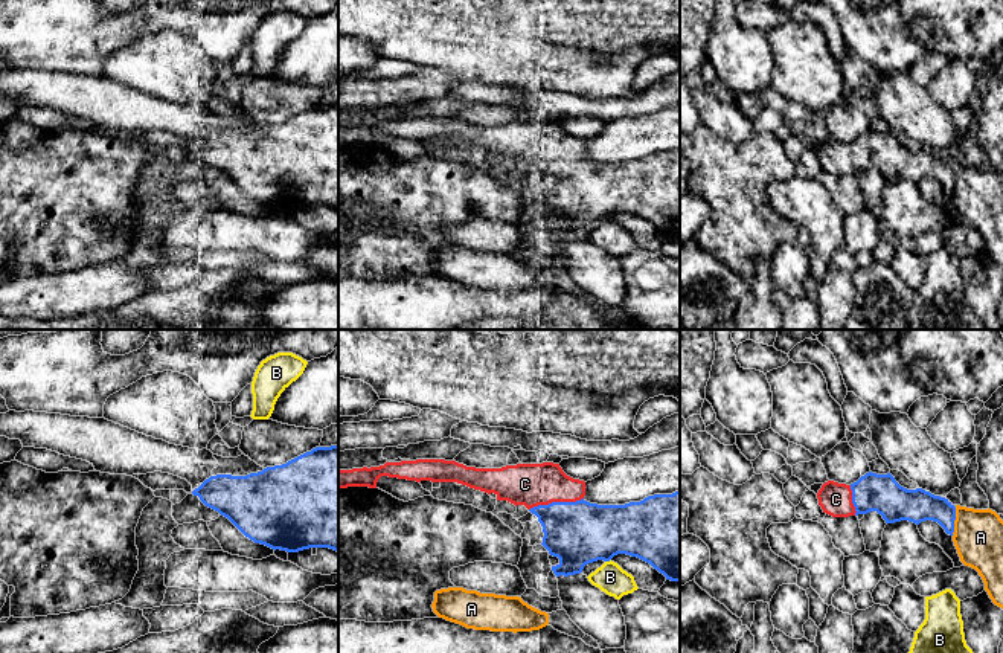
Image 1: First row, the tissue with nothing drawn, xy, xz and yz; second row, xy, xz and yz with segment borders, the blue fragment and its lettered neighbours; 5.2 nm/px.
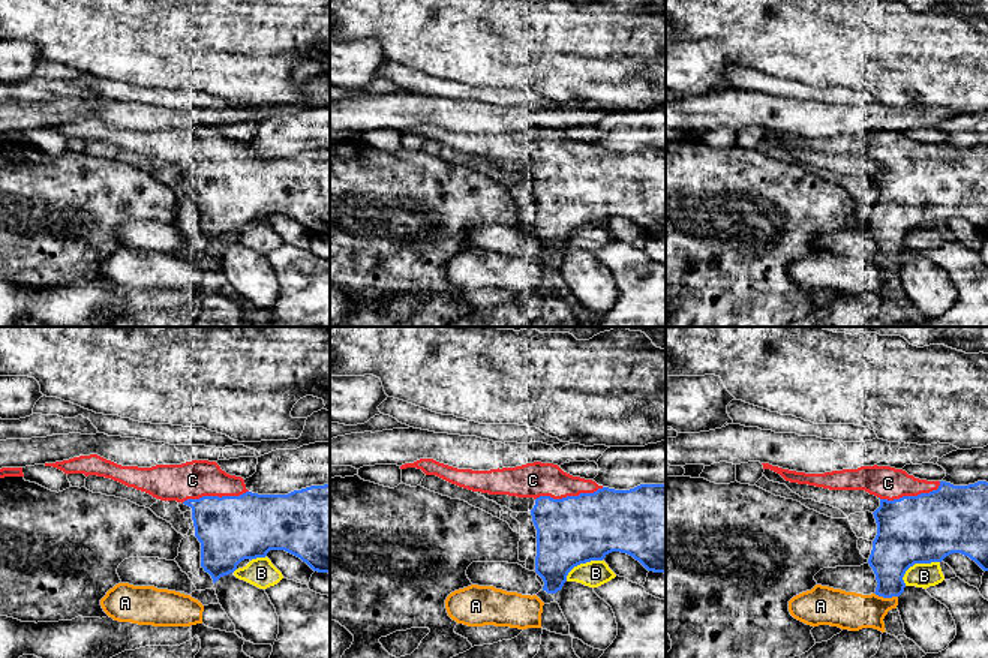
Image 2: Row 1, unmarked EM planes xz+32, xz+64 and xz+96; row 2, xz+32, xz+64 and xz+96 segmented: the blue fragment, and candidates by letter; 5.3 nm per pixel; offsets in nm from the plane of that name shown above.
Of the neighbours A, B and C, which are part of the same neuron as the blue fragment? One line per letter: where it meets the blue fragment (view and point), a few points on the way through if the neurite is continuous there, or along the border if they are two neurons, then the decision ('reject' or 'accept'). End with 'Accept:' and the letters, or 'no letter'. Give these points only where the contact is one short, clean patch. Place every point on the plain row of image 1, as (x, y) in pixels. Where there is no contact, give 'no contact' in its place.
A: contact yz (954, 177); reject
B: contact xz (607, 218); border xz (610, 217), (605, 220); reject
C: contact xz (555, 160); accept
Accept: C

